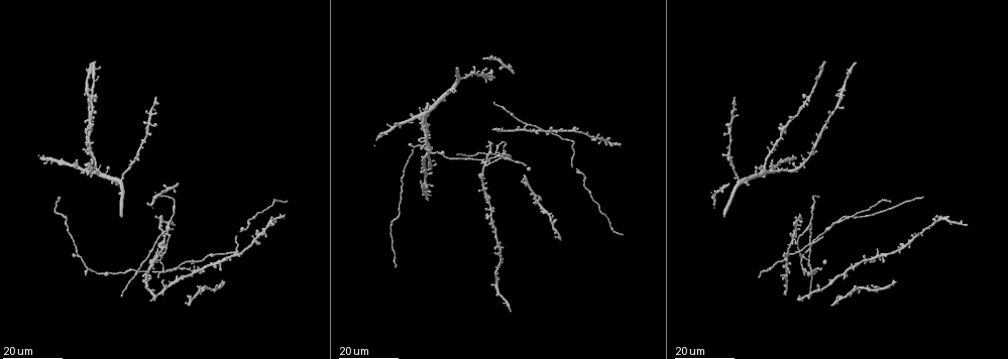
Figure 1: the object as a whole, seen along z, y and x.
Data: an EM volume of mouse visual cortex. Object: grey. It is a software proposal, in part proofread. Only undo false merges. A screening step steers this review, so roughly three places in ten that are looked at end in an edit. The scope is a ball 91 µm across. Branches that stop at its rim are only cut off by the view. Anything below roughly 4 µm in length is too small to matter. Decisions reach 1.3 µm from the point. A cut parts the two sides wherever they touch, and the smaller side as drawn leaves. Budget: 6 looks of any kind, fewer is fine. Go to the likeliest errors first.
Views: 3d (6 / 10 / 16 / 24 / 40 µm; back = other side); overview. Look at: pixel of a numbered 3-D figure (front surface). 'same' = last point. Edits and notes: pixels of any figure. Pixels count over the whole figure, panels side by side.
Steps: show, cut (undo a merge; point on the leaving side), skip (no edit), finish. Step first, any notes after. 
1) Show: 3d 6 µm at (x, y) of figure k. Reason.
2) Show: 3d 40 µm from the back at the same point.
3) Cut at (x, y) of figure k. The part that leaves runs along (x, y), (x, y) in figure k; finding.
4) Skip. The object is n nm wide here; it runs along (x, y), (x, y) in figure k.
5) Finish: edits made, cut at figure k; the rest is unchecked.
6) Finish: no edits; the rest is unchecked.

Show: 3d 24 µm at (198, 272) of figure 1. Looks like a crossing.

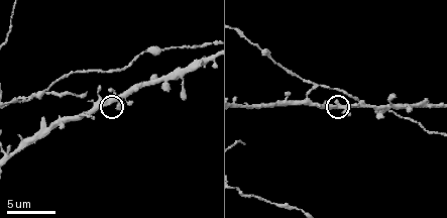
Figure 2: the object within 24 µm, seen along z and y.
Show: 3d 10 µm at (115, 100) of figure 2.

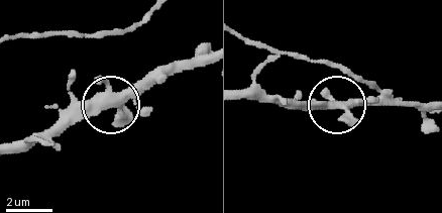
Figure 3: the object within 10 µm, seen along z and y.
Skip. 5 arms meet here; all the same neuron.

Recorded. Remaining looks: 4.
Show: 3d 24 µm at (797, 170) of figure 1.

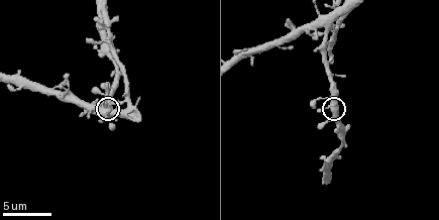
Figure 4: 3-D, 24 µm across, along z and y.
Show: 3d 10 µm at (327, 108) of figure 4.

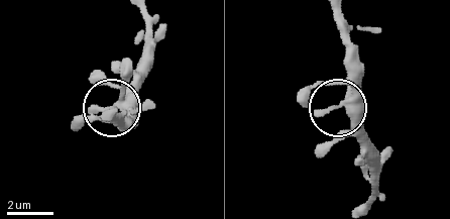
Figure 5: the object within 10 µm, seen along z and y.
Show: 3d 6 µm at (341, 105) of figure 5.

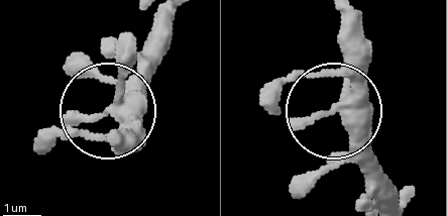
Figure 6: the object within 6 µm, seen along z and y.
Skip. The side arm is 117 µm long; continuous, no second neuron.

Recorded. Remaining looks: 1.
Finish: no edits; the rest is unchecked.

